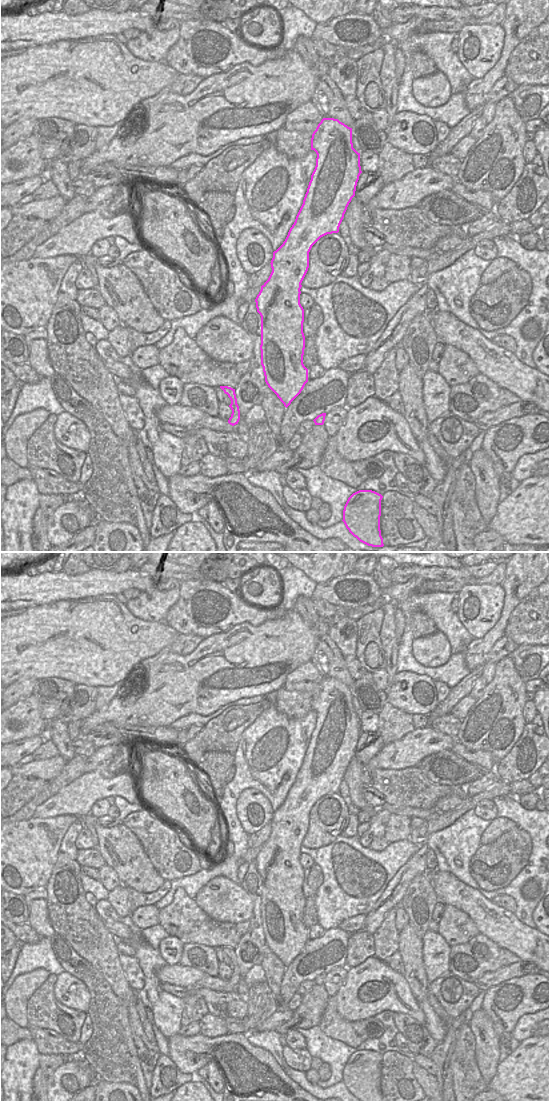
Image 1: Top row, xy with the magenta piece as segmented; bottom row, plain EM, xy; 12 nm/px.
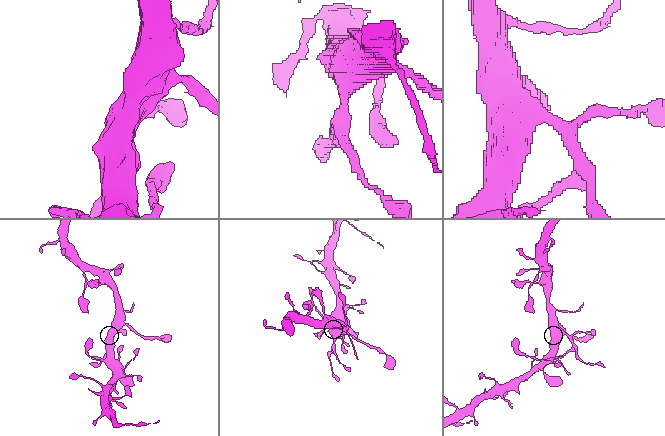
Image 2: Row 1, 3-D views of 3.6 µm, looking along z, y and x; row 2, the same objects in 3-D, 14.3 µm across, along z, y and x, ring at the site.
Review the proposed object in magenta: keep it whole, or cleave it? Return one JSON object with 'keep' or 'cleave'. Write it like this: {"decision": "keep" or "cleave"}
{"decision": "keep"}

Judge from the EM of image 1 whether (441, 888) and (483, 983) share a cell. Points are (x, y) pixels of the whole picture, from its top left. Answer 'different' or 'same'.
different

